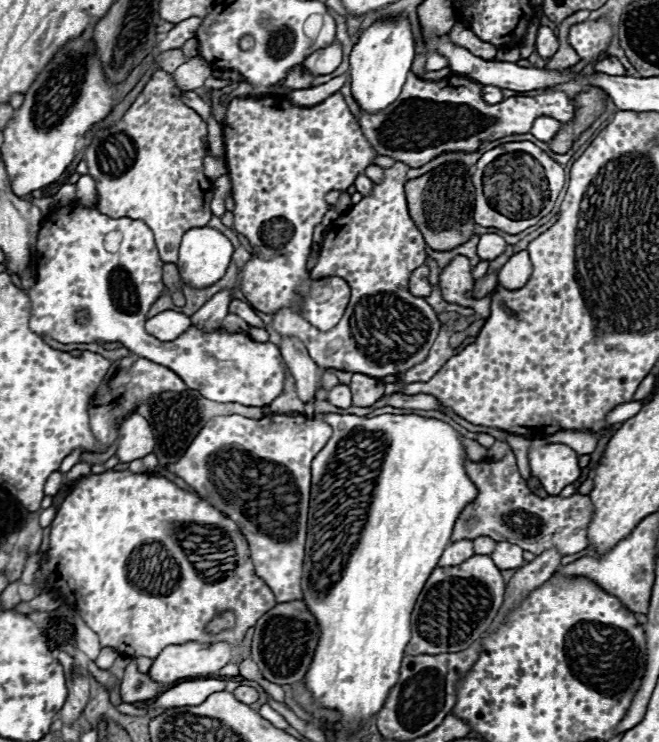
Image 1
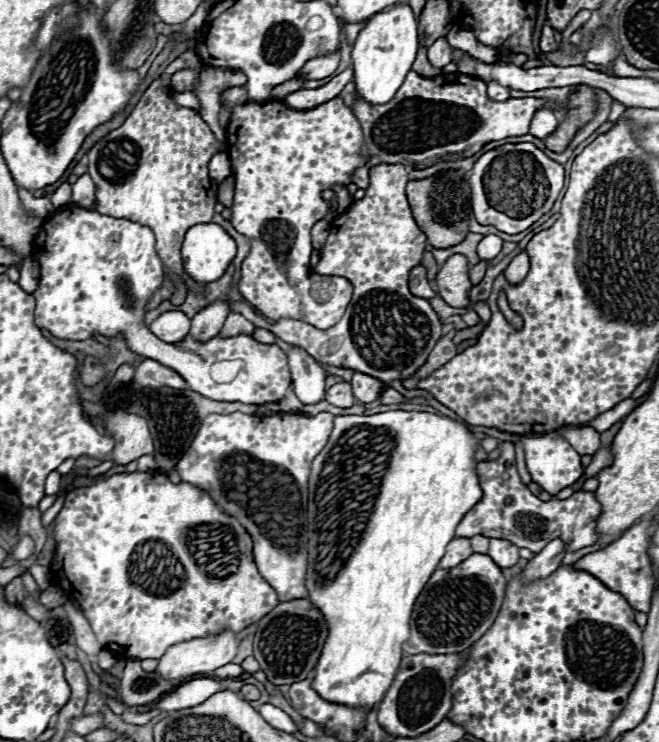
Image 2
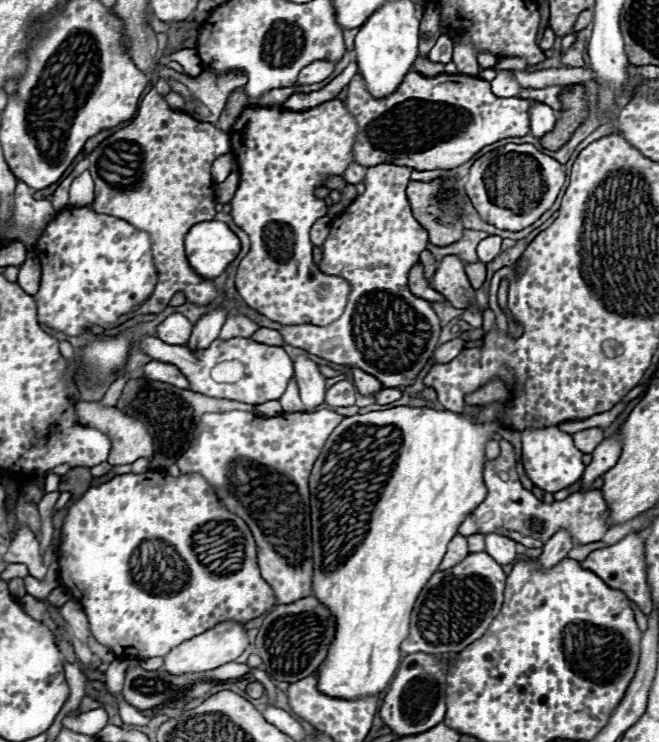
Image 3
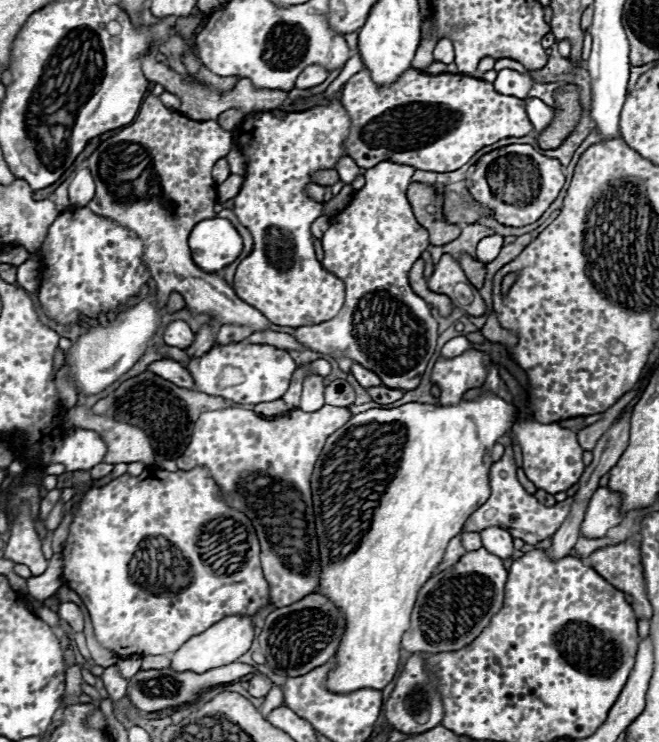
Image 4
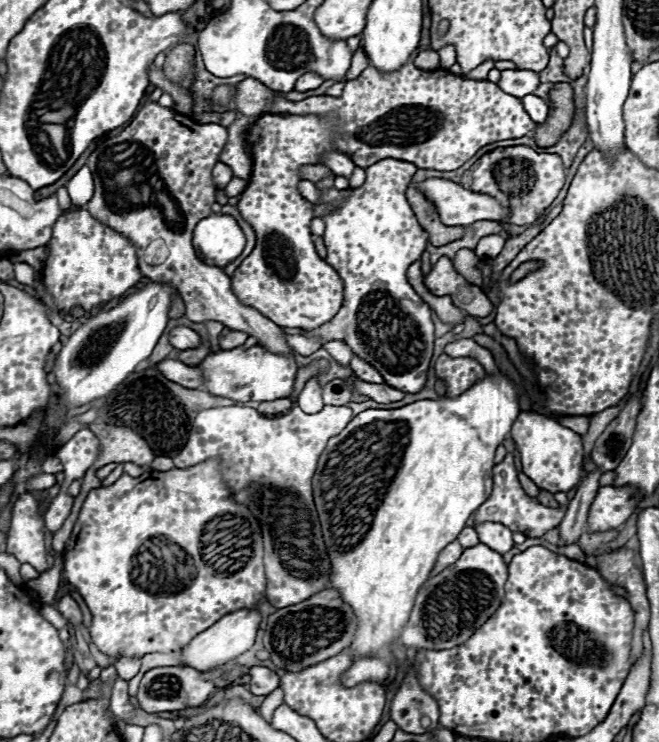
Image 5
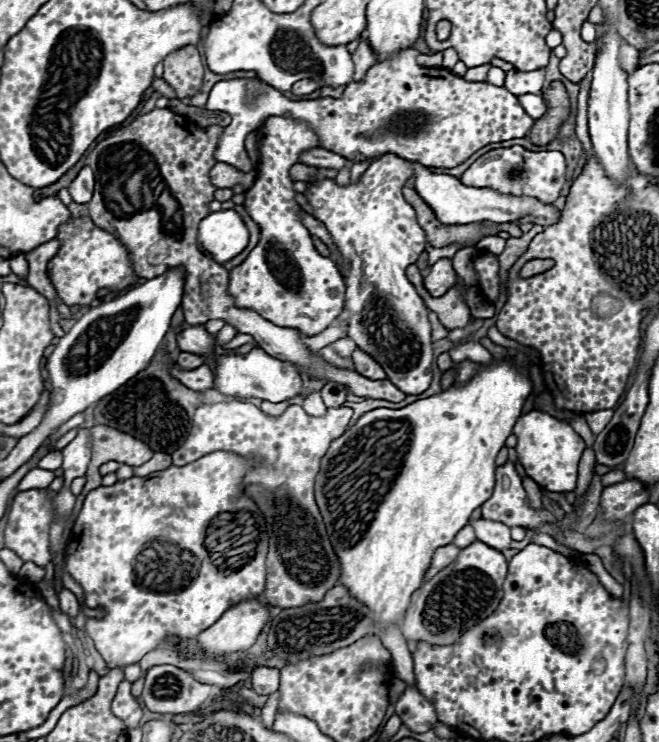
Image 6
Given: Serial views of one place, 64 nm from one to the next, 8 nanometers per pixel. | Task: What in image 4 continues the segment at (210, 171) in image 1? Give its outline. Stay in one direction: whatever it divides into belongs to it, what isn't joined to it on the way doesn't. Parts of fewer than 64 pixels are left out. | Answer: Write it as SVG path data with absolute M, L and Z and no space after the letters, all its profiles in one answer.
M220 158L220 160L216 162L212 170L212 176L214 180L216 180L216 184L222 184L222 182L230 176L230 168L228 168L228 164L226 164L224 158Z

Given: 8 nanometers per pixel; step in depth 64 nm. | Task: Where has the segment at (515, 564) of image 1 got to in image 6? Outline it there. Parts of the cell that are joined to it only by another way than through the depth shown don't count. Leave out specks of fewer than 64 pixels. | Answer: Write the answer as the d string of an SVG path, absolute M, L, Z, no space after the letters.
M478 518L478 520L470 520L470 526L476 532L476 538L496 550L504 550L510 546L512 538L510 538L510 528L502 522L494 522L494 520L486 520L486 518Z

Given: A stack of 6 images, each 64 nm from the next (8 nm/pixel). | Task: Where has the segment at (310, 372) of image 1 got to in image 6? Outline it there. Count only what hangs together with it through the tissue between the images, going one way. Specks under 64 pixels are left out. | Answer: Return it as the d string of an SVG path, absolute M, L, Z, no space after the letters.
M312 392L310 396L304 398L304 406L302 406L310 416L322 416L326 414L326 406L320 398L320 392Z

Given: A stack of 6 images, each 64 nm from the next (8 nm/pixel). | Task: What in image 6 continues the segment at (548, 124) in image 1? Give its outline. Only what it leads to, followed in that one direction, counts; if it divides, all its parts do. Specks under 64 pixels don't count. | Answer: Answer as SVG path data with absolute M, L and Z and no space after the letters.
M520 94L518 100L520 100L520 104L524 106L524 110L526 110L534 120L538 120L538 118L544 116L546 104L544 104L542 96L538 96L538 94Z

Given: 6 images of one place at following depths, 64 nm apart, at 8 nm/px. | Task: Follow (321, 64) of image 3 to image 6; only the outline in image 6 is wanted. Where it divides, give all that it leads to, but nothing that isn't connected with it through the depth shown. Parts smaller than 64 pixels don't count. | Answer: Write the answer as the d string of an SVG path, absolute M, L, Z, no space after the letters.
M302 80L302 82L296 82L290 92L292 92L294 96L306 96L306 94L310 94L310 92L314 92L314 90L318 90L318 84L316 84L316 82L312 82L312 80Z

